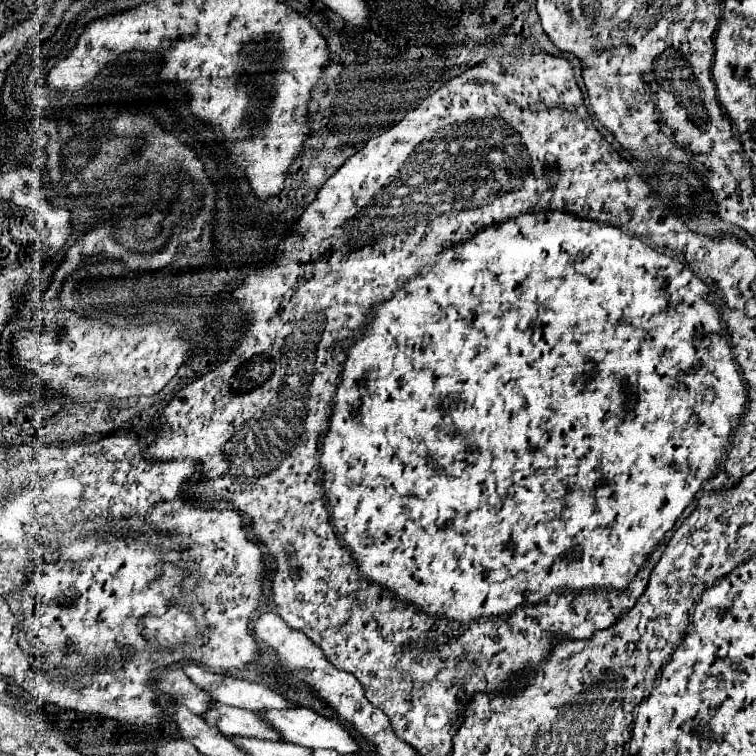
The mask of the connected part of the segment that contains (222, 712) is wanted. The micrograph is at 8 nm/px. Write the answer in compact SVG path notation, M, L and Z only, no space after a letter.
M215 703L211 711L207 711L205 721L213 727L217 727L221 733L233 737L257 737L265 741L281 741L277 731L261 719L261 711L249 711L249 709L239 709L239 707L229 707L223 703Z

